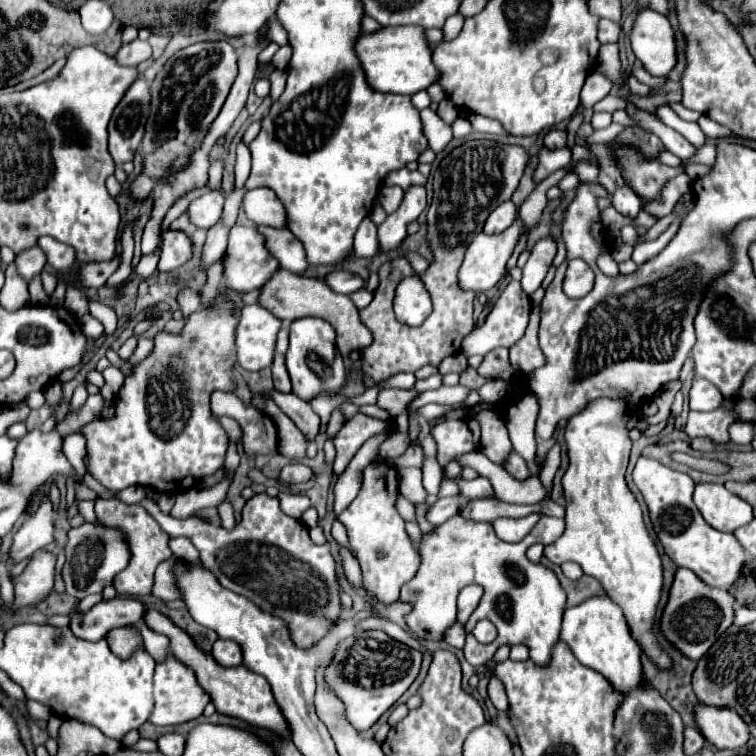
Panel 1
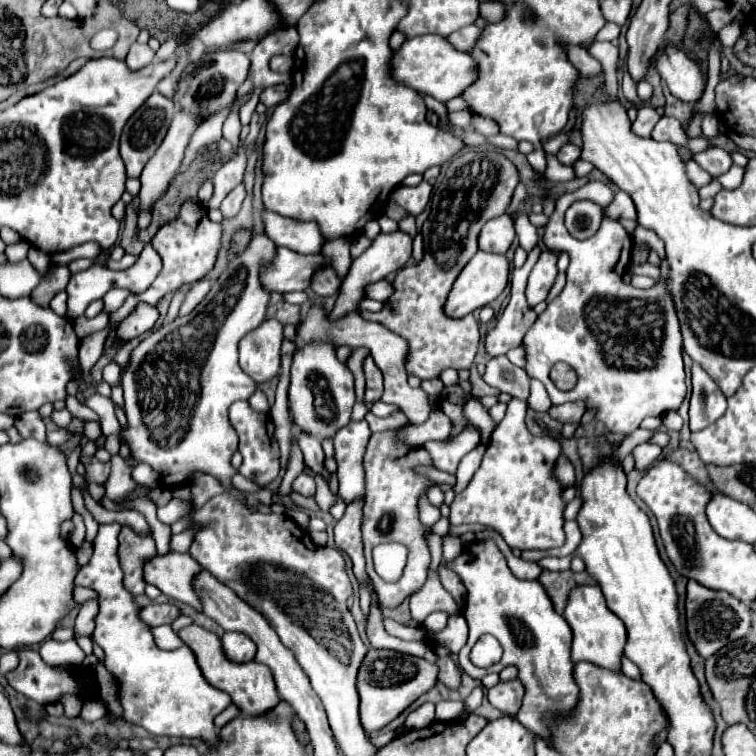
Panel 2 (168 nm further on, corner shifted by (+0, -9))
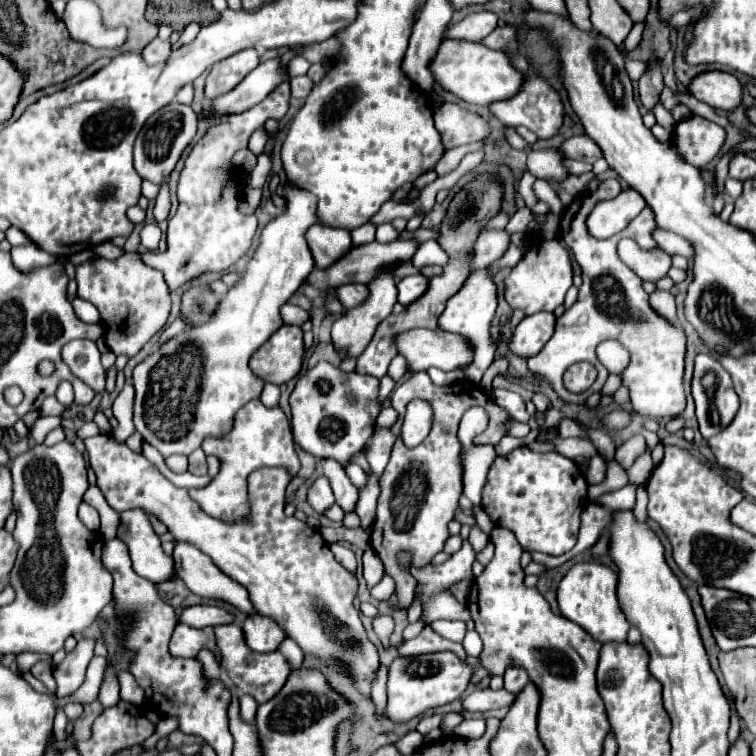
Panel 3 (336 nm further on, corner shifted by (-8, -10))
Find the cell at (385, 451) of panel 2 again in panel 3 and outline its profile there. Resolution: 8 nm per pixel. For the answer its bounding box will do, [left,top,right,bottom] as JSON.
[371,371,513,607]

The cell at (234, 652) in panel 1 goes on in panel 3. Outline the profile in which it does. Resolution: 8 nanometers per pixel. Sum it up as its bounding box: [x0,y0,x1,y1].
[243,613,287,653]

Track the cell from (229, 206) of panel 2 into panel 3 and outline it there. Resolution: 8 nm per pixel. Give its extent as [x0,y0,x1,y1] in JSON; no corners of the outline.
[247,154,272,187]

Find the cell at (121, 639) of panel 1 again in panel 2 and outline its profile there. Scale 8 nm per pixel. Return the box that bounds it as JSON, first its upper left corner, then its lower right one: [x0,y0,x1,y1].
[75,524,231,740]

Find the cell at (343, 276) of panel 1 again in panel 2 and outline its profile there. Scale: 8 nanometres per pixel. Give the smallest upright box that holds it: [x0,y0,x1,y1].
[365,280,393,302]

